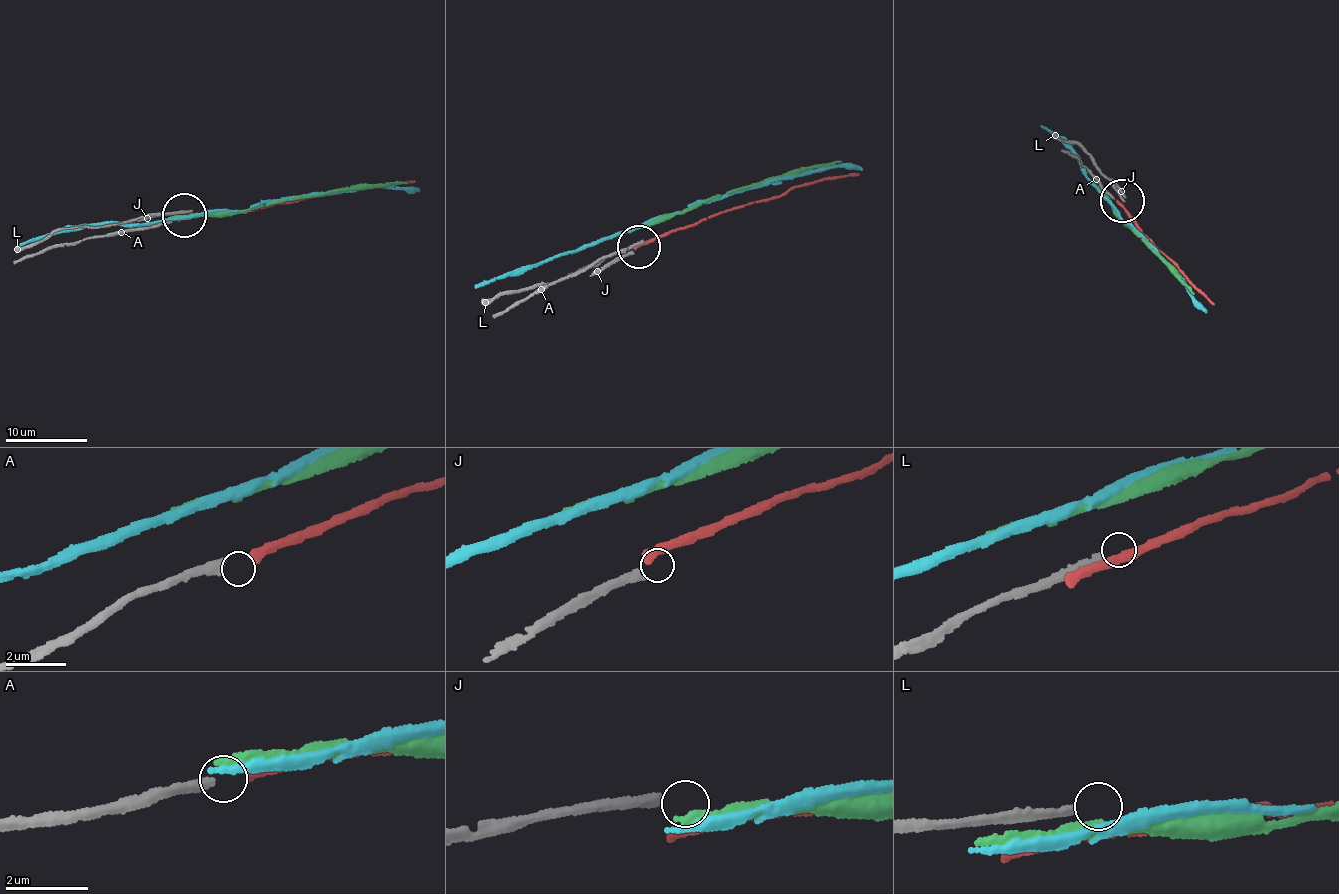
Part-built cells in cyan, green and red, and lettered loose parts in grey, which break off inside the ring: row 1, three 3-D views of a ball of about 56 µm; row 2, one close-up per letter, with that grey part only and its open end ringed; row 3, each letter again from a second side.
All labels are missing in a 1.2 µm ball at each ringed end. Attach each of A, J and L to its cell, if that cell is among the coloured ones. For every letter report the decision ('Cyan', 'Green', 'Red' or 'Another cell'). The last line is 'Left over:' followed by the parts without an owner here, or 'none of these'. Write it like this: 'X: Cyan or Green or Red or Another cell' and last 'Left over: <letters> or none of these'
A: Red
J: Another cell
L: Another cell
Left over: J, L

